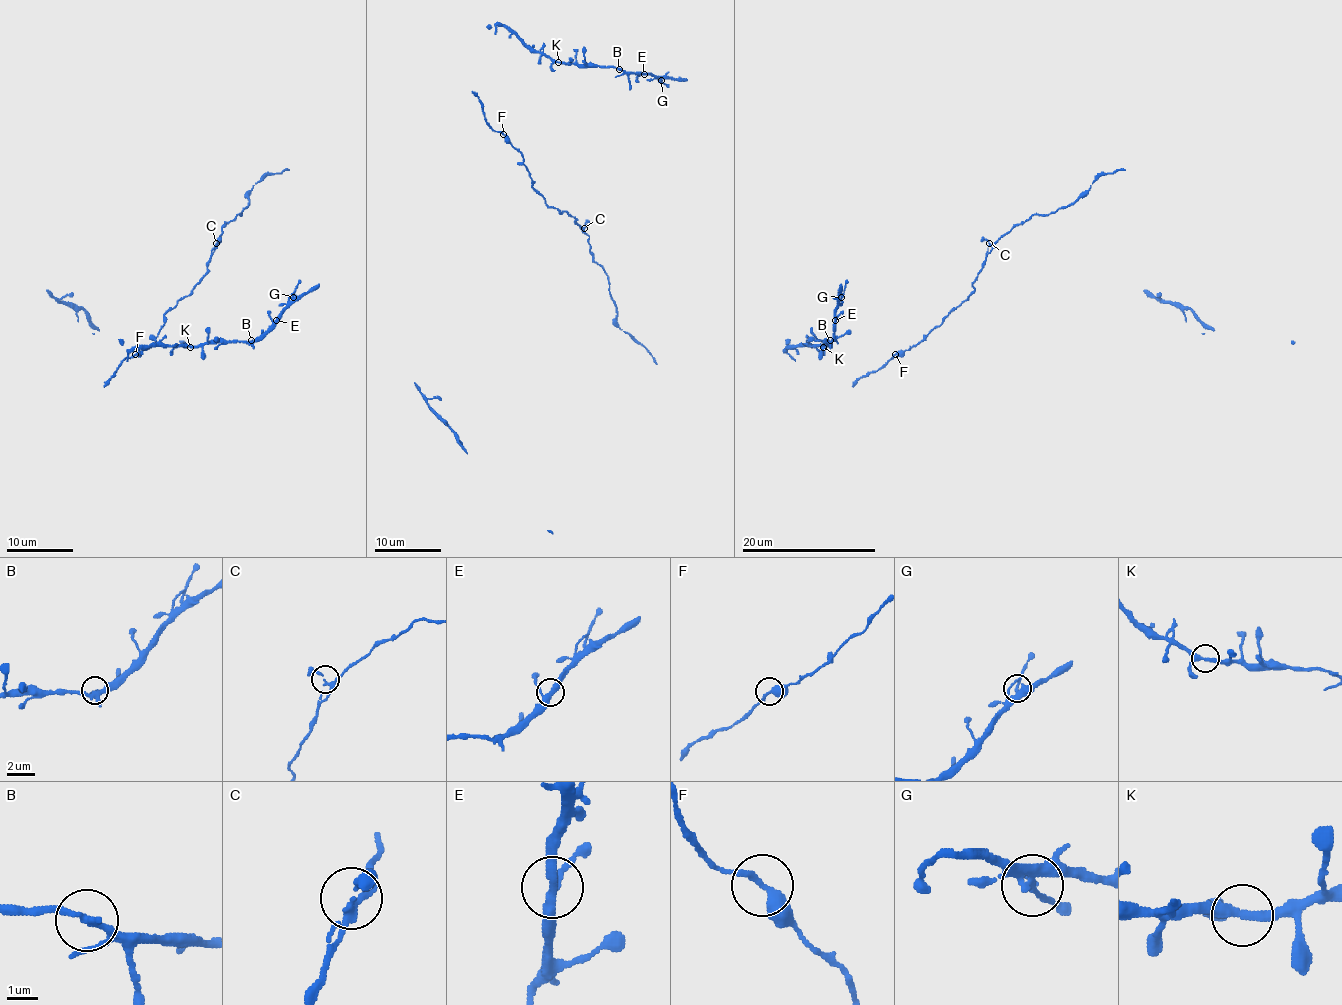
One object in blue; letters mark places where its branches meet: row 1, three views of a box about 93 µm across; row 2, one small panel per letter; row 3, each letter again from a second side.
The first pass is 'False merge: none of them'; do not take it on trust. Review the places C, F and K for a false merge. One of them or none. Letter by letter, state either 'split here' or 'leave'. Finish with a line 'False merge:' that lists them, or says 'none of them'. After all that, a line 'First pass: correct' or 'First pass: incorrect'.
C: leave
F: leave
K: leave
False merge: none of them
First pass: correct

